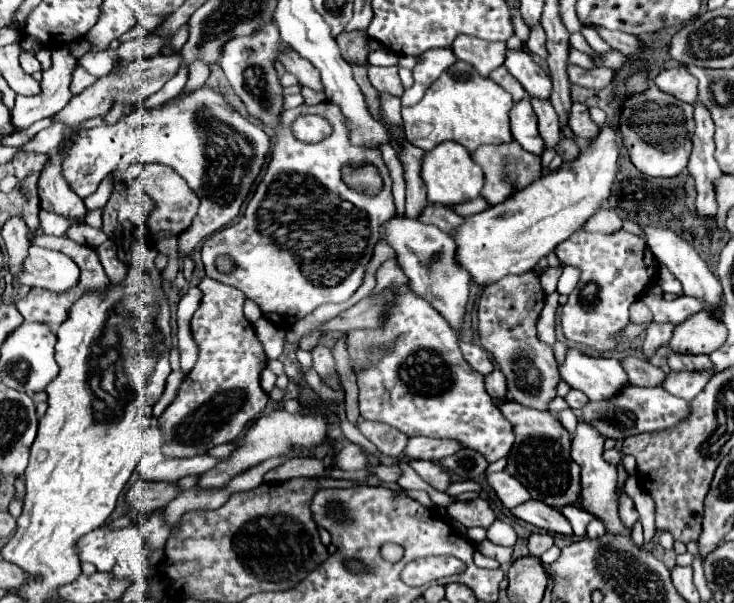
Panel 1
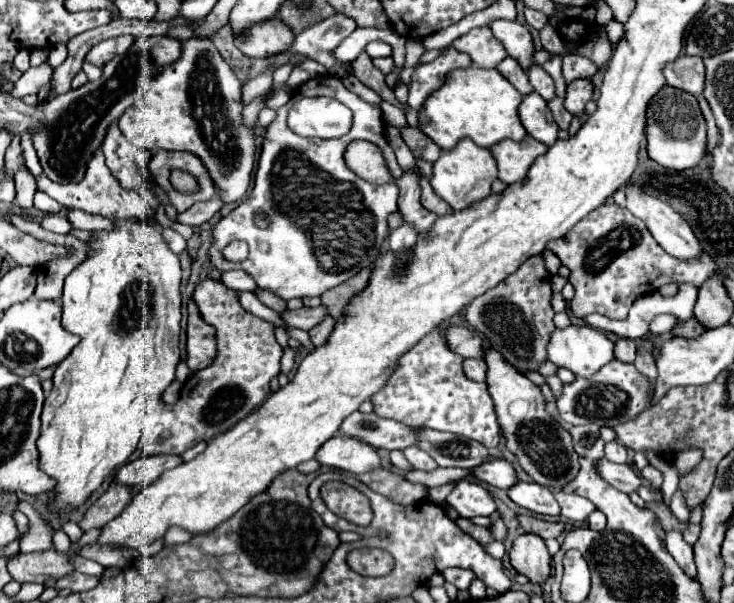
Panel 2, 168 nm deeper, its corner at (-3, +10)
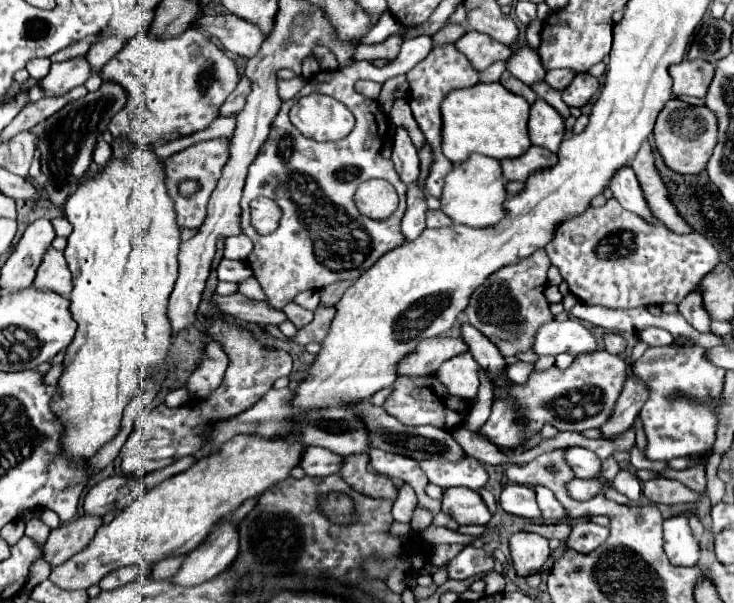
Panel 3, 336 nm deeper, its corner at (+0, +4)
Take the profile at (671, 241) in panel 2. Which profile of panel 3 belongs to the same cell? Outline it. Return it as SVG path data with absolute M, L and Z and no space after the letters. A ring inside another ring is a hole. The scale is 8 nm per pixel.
M624 166L624 170L618 170L616 178L612 178L612 182L608 186L614 192L614 198L622 204L622 208L626 208L634 214L640 214L644 220L648 220L652 224L658 222L656 218L652 218L652 212L648 210L648 204L642 196L636 174L630 166Z

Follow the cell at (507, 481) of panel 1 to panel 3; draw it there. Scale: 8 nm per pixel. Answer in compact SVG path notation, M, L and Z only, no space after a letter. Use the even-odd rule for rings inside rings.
M464 456L460 460L420 460L420 468L428 476L428 480L440 488L464 486L470 490L480 490L488 482L488 474L484 466L472 458Z

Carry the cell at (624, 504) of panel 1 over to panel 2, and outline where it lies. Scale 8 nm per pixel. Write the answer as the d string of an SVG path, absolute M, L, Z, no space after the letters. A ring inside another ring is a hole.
M601 460L597 466L599 474L603 476L603 480L607 480L613 488L617 488L619 492L631 494L637 492L637 488L643 484L643 480L639 478L639 474L635 474L629 464L613 464L609 460Z

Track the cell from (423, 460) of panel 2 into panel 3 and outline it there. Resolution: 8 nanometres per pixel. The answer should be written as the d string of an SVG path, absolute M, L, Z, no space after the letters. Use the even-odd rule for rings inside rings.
M370 450L368 456L370 456L372 468L378 474L384 474L388 478L398 478L398 480L410 484L416 490L420 506L432 510L434 514L441 511L441 501L428 498L424 492L428 478L424 478L424 472L420 470L416 460L412 460L408 456L400 456L400 454L388 454L384 450Z

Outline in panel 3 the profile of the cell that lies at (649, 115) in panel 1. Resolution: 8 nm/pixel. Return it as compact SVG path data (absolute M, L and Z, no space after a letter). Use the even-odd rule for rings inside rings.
M676 98L666 102L654 126L654 142L658 152L662 154L666 166L680 174L700 174L706 168L706 162L716 146L716 134L718 122L712 110L708 110L706 106L692 106Z

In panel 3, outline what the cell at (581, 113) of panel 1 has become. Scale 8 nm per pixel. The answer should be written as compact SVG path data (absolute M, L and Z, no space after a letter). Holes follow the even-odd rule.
M578 74L570 86L562 92L562 98L568 106L576 106L576 108L582 108L594 94L596 90L600 88L598 80L594 76L588 76L588 74Z

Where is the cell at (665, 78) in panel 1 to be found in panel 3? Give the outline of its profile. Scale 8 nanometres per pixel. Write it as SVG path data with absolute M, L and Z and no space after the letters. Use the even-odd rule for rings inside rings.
M700 58L696 60L682 60L680 64L670 66L670 76L674 80L672 94L680 96L694 96L694 98L704 98L708 92L708 86L712 82L714 74L714 64L704 62Z

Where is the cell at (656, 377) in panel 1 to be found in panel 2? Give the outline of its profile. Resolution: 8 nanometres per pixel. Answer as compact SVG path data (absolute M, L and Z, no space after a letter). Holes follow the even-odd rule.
M619 338L615 342L615 358L625 362L625 364L633 364L637 356L637 344L629 338Z

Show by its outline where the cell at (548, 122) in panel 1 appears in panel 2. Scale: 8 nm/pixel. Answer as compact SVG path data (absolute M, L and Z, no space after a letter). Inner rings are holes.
M531 66L531 68L527 70L527 76L529 76L531 86L535 88L535 92L537 92L539 96L543 96L543 100L553 100L553 98L555 98L553 80L551 80L551 76L549 76L541 66Z

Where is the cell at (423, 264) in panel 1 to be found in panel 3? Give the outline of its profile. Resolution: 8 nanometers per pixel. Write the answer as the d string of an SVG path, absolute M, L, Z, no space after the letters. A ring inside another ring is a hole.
M402 126L396 130L394 136L394 148L392 148L392 162L396 166L396 172L400 174L402 182L410 184L420 176L420 160L418 160L418 150L414 148L408 130Z

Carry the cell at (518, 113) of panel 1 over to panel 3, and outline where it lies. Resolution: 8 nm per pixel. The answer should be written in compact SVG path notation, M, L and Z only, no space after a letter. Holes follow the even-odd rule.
M538 98L530 108L528 132L530 132L532 144L548 148L550 152L558 152L566 132L564 118L550 104Z

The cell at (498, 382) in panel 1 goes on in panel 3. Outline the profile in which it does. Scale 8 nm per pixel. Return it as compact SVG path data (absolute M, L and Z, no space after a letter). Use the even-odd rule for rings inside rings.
M470 352L458 354L456 358L442 362L440 370L436 370L436 378L446 386L450 394L456 394L464 400L476 398L476 392L480 386L478 364Z

